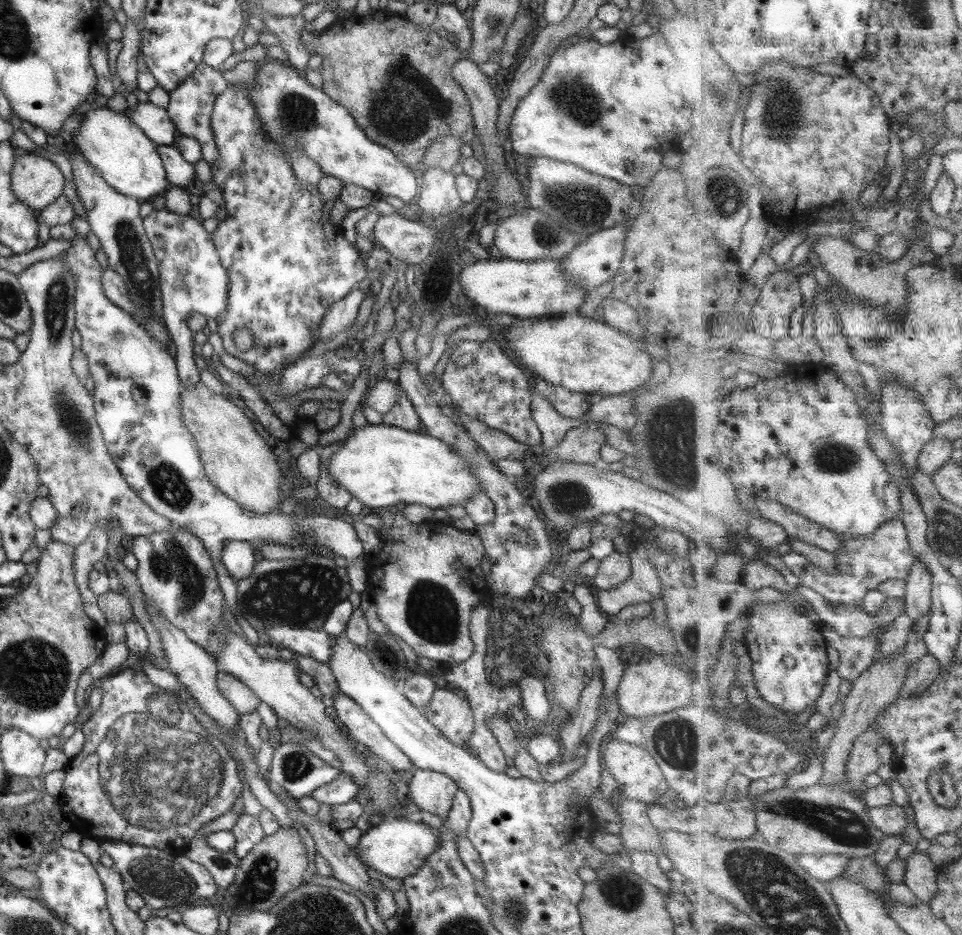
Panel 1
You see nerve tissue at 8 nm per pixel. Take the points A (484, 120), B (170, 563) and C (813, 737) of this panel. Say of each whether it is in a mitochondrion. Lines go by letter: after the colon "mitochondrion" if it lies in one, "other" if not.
A: other
B: mitochondrion
C: other

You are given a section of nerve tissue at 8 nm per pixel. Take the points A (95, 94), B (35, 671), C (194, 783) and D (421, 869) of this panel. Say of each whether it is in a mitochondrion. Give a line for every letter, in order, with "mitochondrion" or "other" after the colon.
A: other
B: mitochondrion
C: mitochondrion
D: other

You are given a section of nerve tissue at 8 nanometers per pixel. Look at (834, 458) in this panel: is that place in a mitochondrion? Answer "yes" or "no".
yes

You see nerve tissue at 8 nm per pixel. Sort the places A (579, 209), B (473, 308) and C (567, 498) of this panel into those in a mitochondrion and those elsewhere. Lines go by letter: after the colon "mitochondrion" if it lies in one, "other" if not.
A: mitochondrion
B: other
C: mitochondrion

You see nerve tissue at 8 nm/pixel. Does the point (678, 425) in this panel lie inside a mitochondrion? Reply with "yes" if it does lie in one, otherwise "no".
yes

